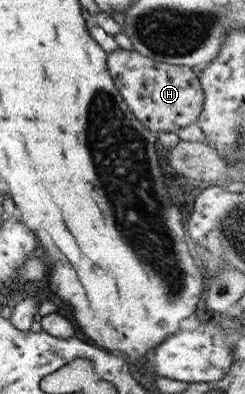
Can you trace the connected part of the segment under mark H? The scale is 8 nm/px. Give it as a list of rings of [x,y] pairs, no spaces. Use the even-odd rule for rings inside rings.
[[[121,48],[107,53],[105,65],[128,110],[142,126],[145,126],[152,133],[175,133],[179,128],[194,123],[200,114],[203,105],[203,90],[198,76],[194,74],[190,67],[156,62],[134,50]]]

